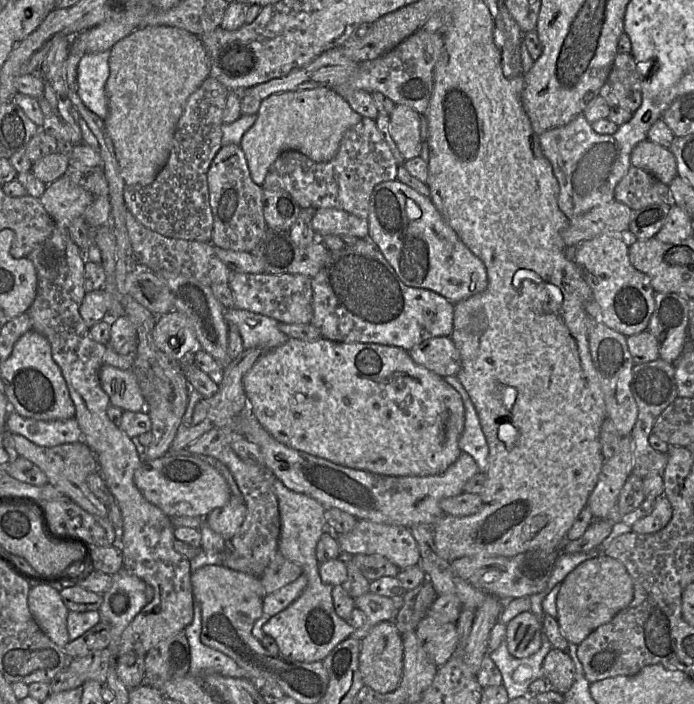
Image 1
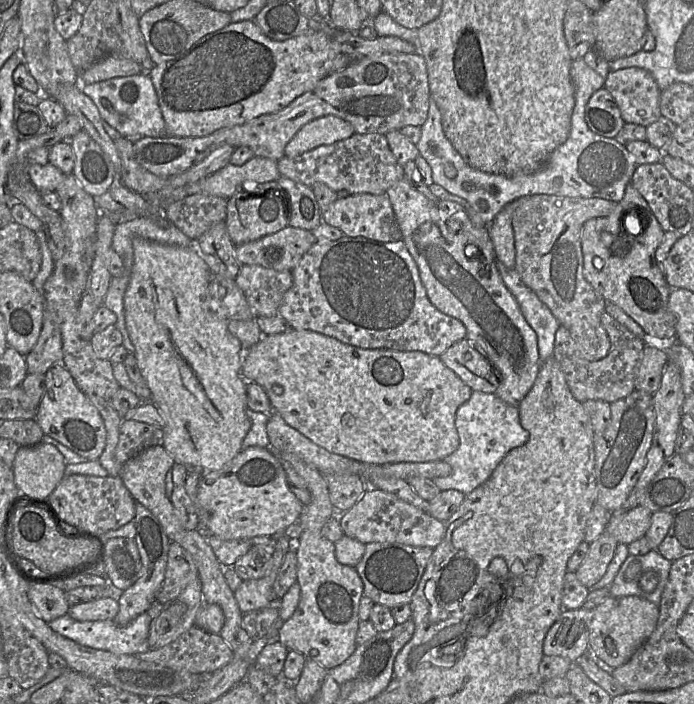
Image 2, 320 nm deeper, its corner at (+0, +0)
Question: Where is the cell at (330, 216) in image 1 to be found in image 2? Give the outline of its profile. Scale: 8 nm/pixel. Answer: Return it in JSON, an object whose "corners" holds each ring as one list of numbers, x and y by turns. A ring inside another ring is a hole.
{"corners":[[352,194,346,198,338,198,323,209,322,222,340,229,348,237,365,237,384,243,402,241,402,233,387,194]]}

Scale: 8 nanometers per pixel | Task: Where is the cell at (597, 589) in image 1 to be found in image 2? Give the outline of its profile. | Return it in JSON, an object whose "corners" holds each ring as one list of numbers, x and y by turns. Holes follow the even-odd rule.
{"corners":[[610,596,595,607,589,626,589,650,609,666,624,665,654,631,659,617,658,606,639,596]]}

